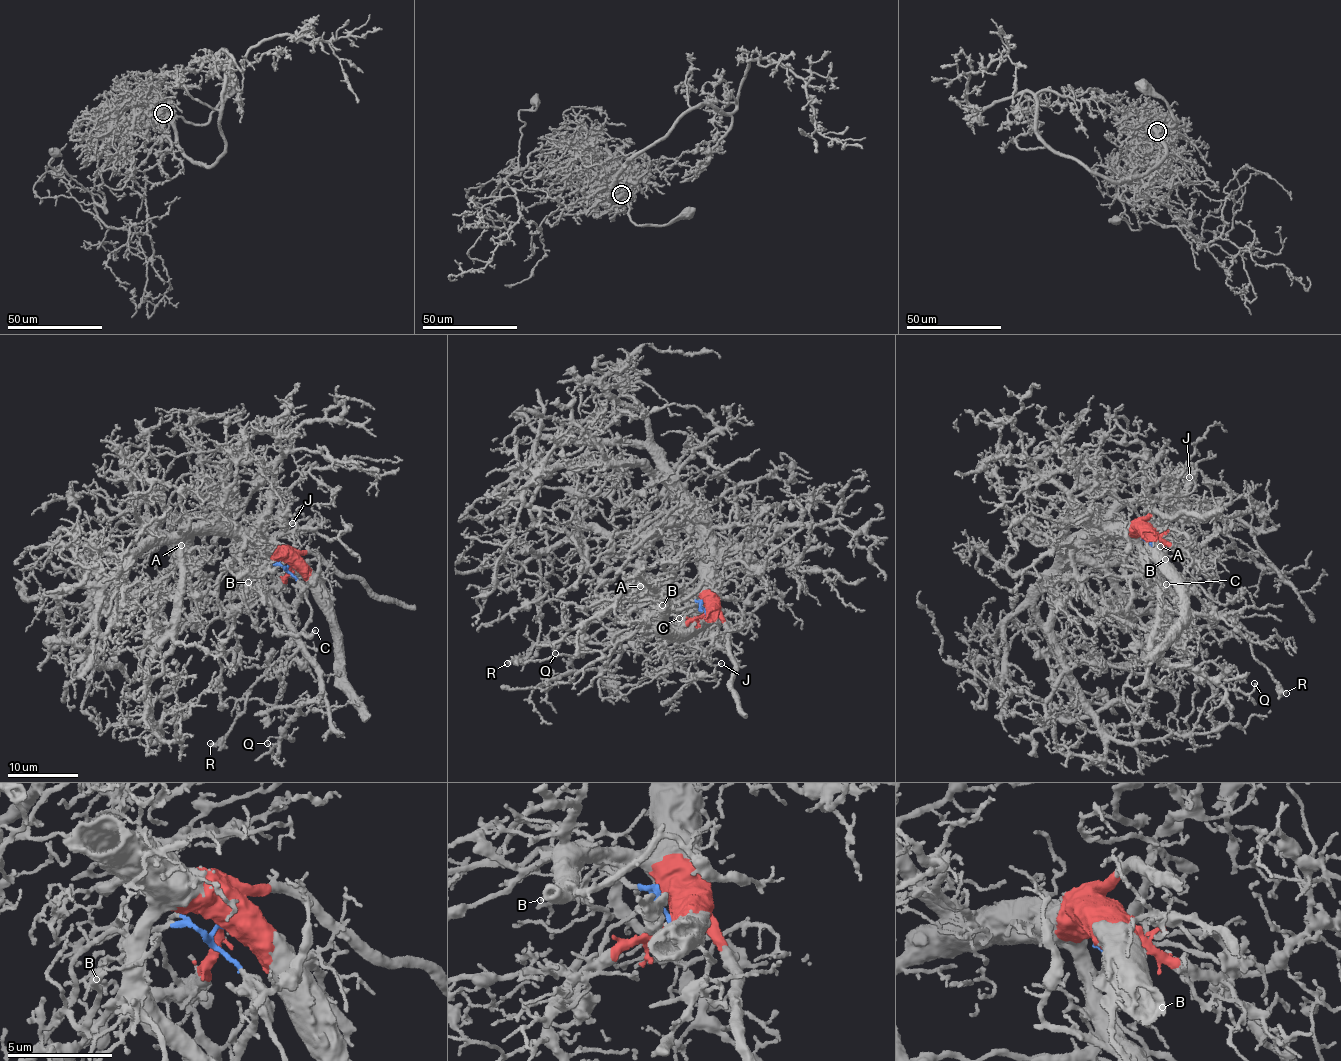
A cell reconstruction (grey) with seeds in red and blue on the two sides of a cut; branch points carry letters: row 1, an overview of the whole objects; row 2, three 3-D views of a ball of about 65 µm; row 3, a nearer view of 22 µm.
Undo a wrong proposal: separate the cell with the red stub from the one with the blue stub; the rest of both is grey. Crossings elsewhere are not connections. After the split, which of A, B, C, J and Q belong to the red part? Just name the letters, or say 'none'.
A, B, J, Q

